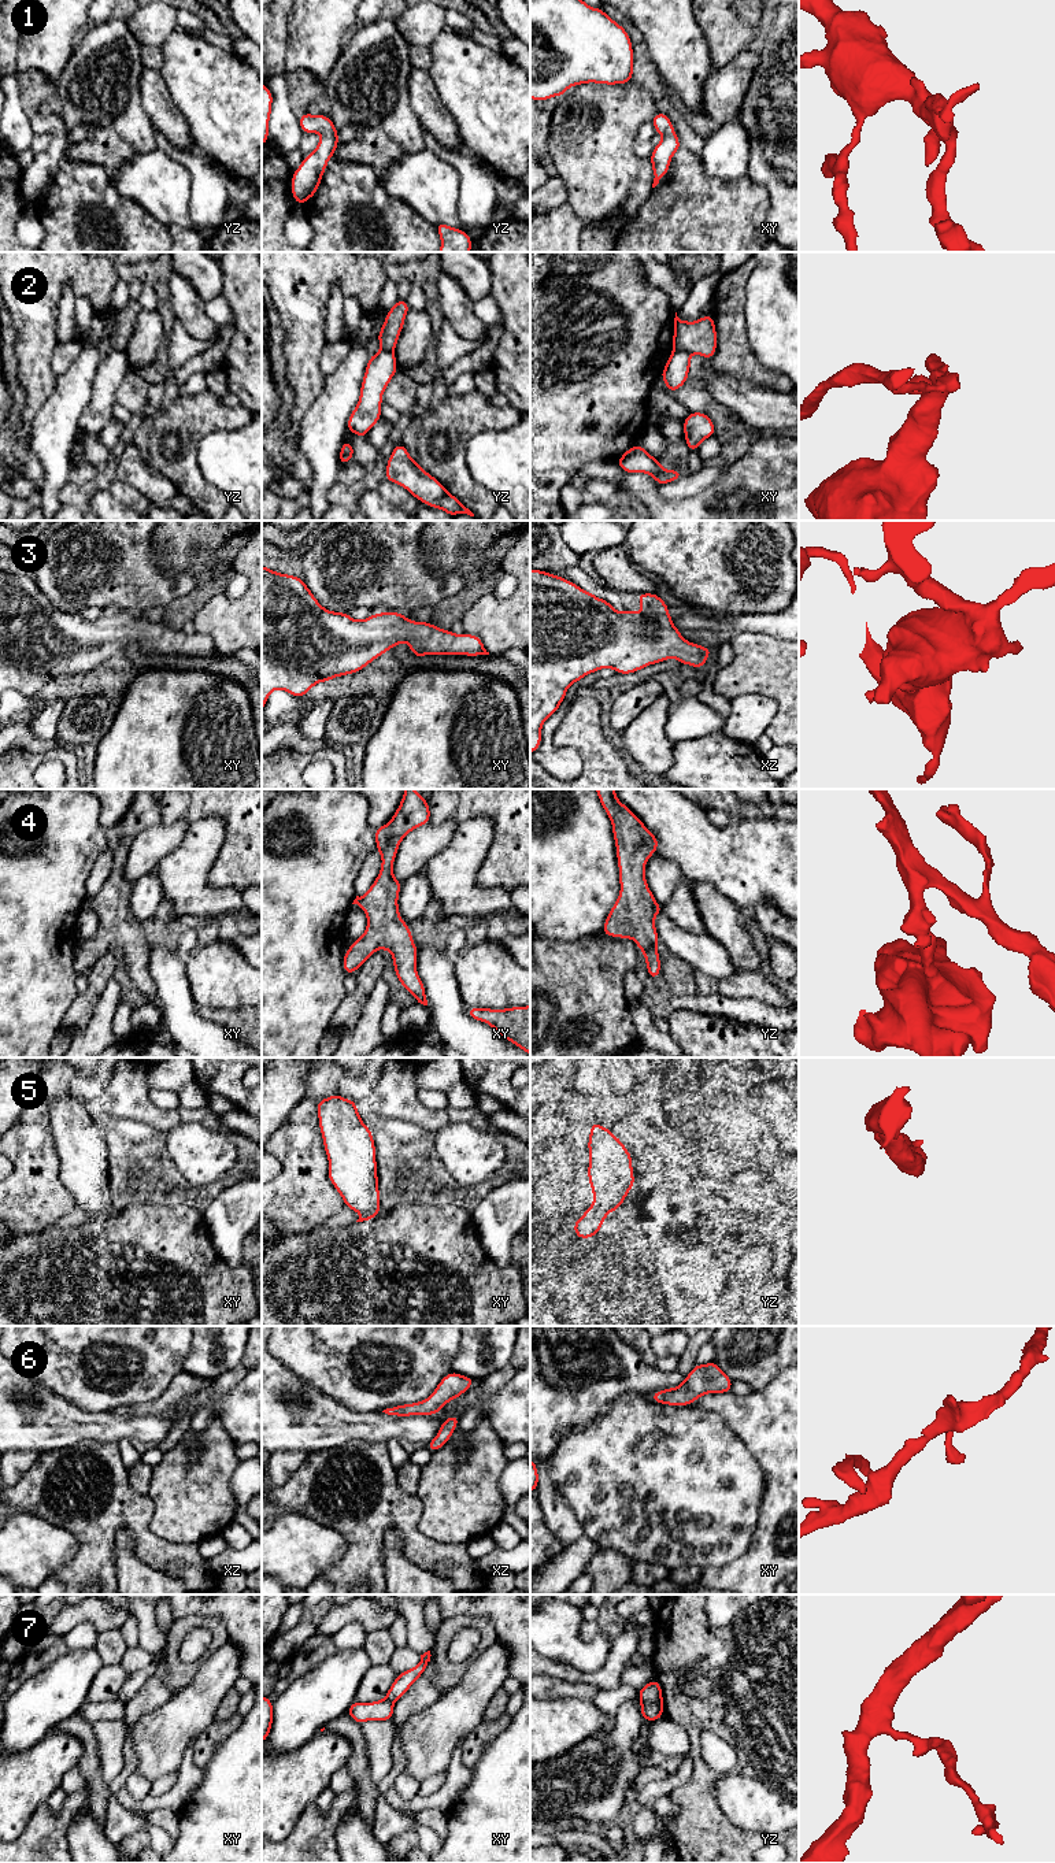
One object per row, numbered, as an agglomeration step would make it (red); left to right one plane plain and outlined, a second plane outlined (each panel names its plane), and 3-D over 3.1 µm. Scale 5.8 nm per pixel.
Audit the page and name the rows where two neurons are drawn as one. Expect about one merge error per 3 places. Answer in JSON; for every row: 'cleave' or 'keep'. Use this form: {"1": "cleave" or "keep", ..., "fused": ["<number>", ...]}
{"1": "keep", "2": "cleave", "3": "keep", "4": "keep", "5": "keep", "6": "keep", "7": "cleave", "fused": ["2", "7"]}

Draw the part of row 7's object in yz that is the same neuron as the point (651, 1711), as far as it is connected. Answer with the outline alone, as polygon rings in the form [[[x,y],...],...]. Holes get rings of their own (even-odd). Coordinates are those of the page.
[[[641,1701],[640,1711],[644,1721],[655,1722],[665,1715],[663,1712],[663,1701]]]

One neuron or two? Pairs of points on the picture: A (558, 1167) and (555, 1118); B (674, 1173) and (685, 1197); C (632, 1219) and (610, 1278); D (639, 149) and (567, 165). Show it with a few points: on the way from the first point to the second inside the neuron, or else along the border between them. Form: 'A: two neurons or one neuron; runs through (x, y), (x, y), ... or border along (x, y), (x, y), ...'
A: two neurons; border along (566, 1139), (554, 1139), (544, 1145)
B: one neuron; runs through (676, 1178), (681, 1192)
C: two neurons; border along (615, 1211), (639, 1233)
D: two neurons; border along (635, 141), (635, 154), (648, 159)

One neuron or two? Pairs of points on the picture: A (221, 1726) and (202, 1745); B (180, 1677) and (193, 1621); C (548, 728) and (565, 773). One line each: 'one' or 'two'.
A: one
B: one
C: one

